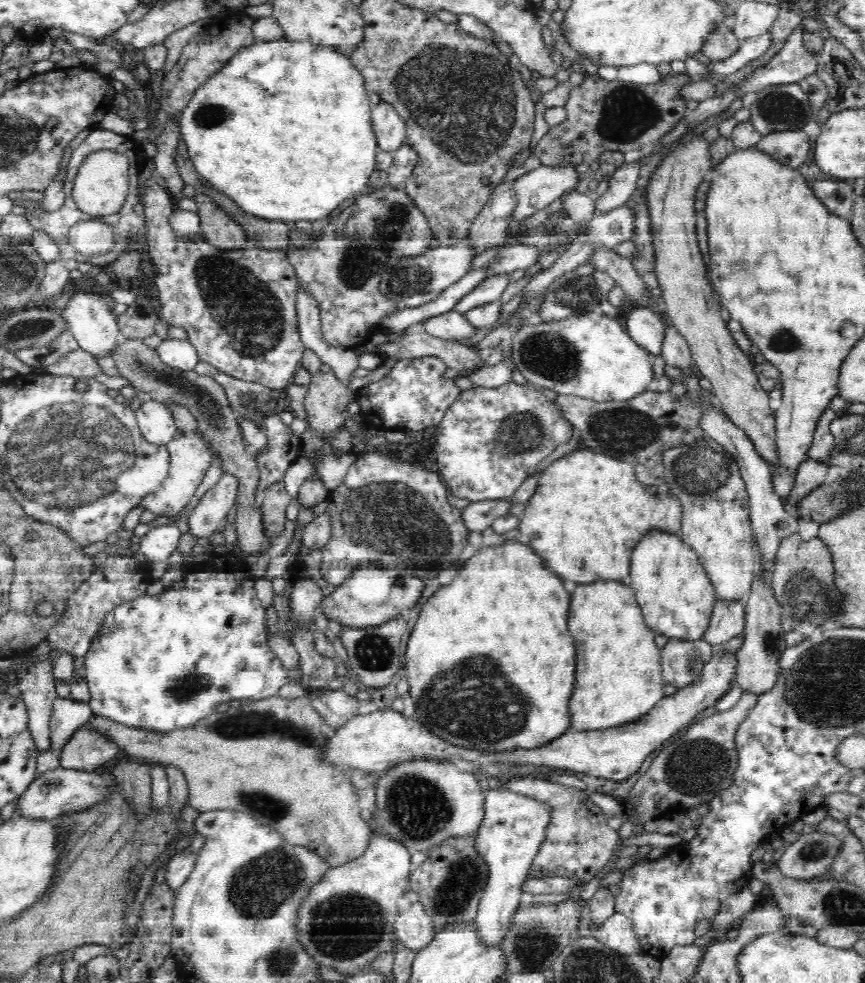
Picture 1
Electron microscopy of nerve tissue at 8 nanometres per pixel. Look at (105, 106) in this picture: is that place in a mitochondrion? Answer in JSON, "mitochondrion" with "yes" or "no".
{"mitochondrion":"no"}

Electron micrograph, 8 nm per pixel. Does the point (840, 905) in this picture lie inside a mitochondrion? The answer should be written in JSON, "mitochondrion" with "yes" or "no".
{"mitochondrion":"yes"}

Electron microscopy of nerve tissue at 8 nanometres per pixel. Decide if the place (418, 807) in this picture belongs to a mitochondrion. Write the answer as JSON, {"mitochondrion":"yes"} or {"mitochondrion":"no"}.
{"mitochondrion":"yes"}

